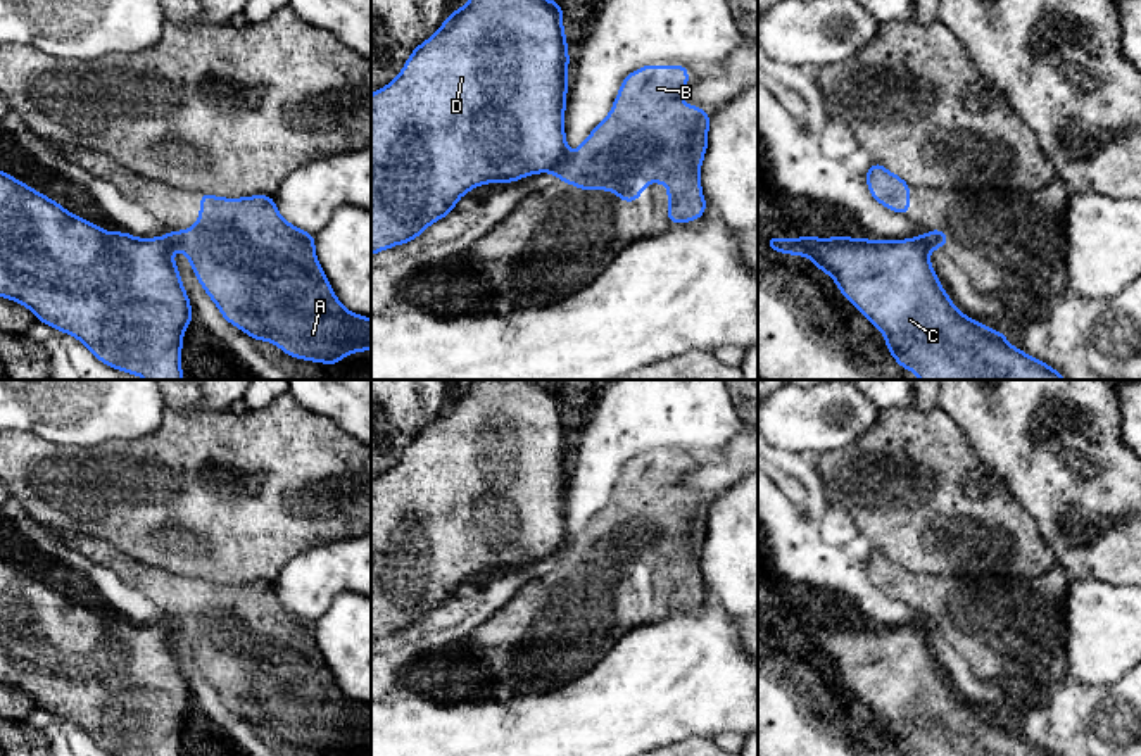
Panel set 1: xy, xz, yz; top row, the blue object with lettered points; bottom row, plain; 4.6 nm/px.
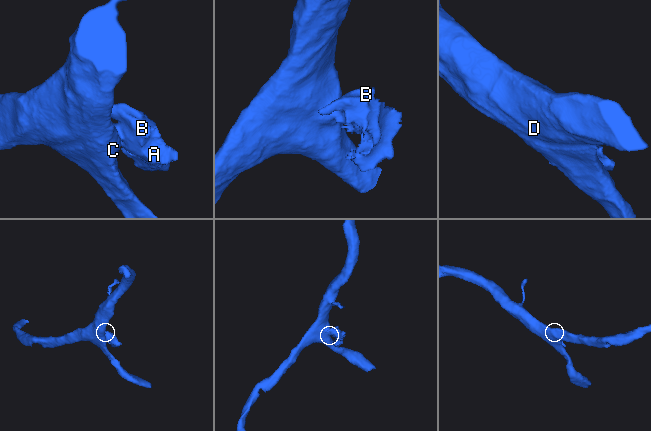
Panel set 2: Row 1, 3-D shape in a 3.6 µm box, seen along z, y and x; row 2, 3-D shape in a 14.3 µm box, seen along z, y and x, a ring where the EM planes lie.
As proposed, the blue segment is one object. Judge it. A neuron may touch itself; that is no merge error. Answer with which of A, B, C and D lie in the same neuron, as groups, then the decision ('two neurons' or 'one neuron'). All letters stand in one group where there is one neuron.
A B / C D; two neurons

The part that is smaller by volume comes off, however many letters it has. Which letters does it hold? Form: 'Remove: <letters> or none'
Remove: A, B

